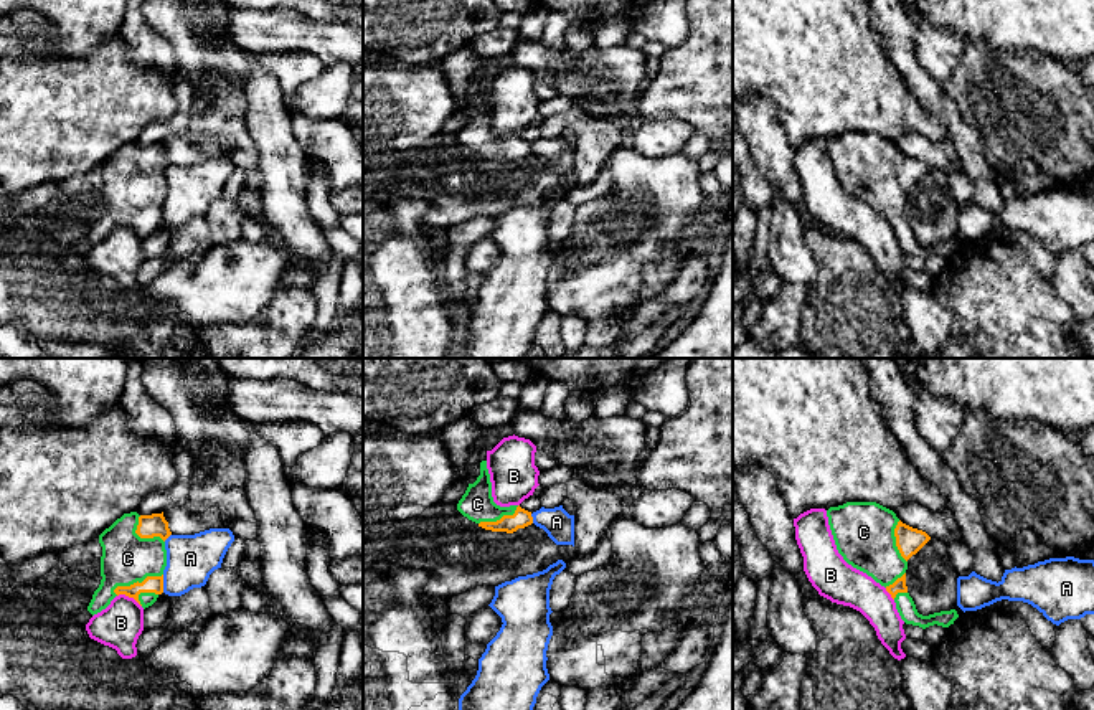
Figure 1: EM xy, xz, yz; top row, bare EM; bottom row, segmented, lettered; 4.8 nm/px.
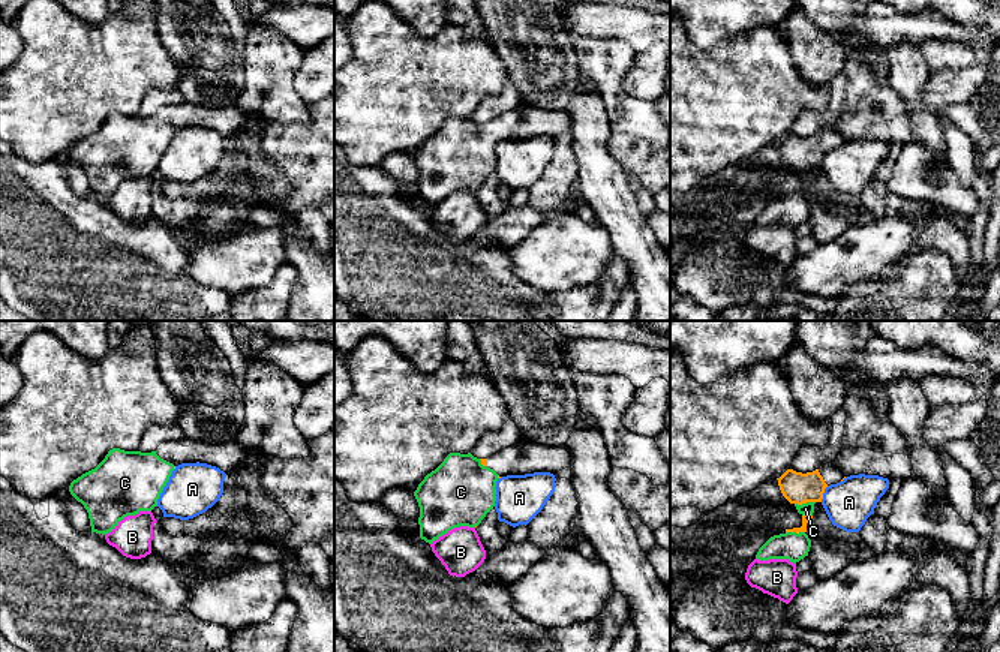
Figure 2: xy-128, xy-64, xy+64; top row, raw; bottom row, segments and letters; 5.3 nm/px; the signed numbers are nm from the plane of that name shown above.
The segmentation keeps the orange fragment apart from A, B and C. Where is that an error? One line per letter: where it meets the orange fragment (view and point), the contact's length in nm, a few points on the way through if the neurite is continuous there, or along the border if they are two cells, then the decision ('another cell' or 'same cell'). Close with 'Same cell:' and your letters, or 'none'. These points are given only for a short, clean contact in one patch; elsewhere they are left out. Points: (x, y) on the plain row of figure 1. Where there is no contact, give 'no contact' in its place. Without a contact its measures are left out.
A: meets orange in xy at (162, 213); contact 90 nm long; another cell
B: meets orange in xy at (129, 227); contact 130 nm long; border along xy (117, 225), (127, 225), (141, 236); another cell
C: meets orange in xy at (137, 212); contact 260 nm long; same cell
Same cell: C

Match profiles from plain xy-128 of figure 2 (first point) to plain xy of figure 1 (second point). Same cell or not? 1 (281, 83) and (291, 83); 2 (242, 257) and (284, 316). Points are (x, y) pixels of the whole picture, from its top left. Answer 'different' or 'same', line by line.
1: same
2: different

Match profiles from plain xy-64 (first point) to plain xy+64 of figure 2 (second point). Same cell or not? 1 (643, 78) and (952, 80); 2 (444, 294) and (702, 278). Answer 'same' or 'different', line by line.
1: same
2: same

